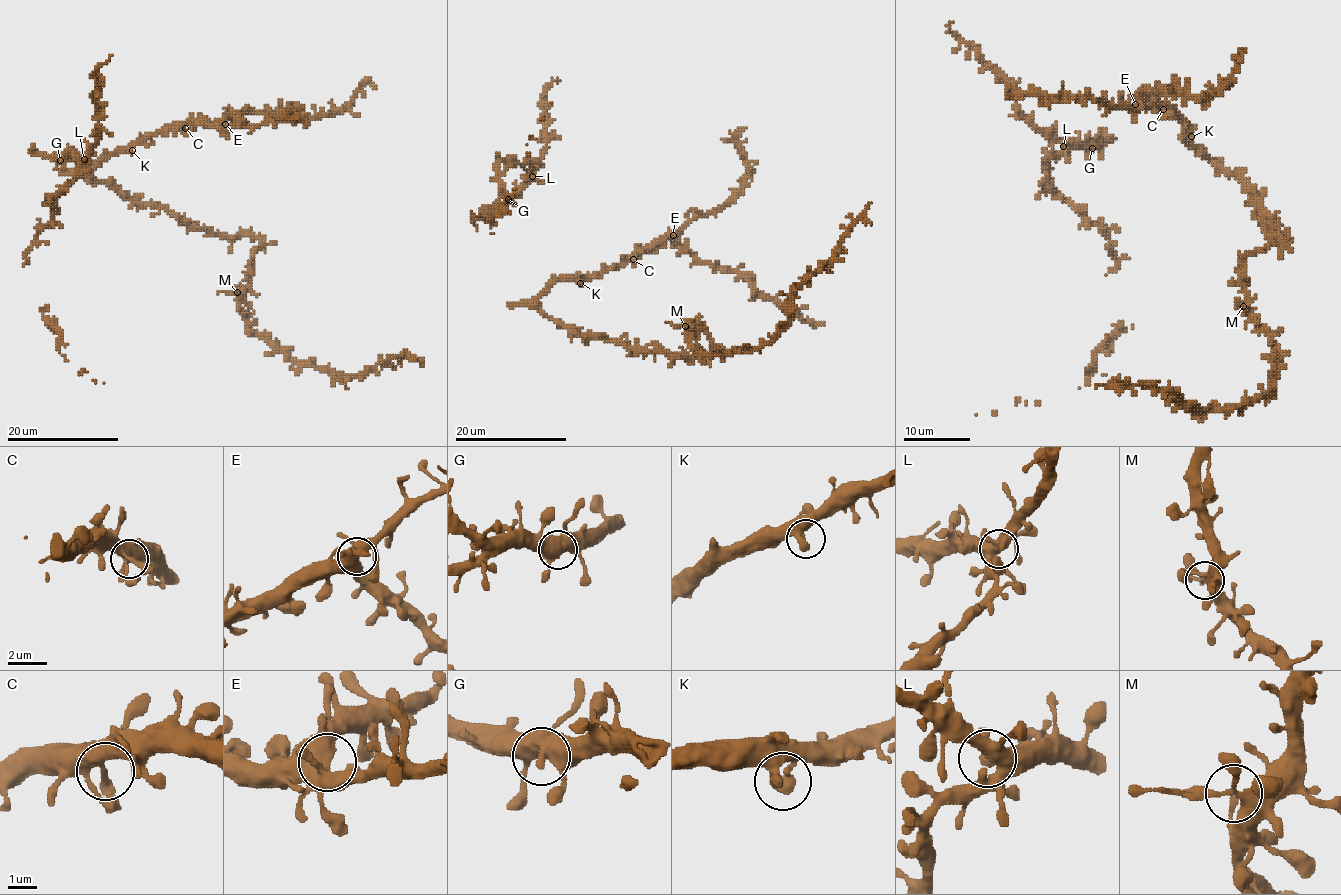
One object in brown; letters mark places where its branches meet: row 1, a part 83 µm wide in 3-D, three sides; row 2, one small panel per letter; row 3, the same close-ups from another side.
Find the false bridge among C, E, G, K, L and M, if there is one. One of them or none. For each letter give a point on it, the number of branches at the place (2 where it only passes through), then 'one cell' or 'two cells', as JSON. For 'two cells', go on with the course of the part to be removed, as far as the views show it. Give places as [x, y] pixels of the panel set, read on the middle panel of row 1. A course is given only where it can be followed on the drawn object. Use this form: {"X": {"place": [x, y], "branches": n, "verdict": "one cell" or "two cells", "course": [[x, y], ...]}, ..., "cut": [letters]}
{"C": {"place": [633, 259], "branches": 4, "verdict": "one cell"}, "E": {"place": [673, 235], "branches": 5, "verdict": "one cell"}, "G": {"place": [508, 199], "branches": 4, "verdict": "one cell"}, "K": {"place": [580, 283], "branches": 2, "verdict": "one cell"}, "L": {"place": [532, 176], "branches": 5, "verdict": "one cell"}, "M": {"place": [685, 326], "branches": 4, "verdict": "two cells", "course": [[684, 326], [665, 321]]}, "cut": ["M"]}

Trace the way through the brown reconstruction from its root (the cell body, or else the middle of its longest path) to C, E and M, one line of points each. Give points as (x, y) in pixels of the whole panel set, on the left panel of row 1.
C: (107, 185), (96, 181), (89, 173), (109, 154), (122, 153), (171, 128), (185, 128)
E: (107, 185), (96, 181), (89, 173), (109, 154), (122, 153), (171, 128), (182, 128), (188, 124), (225, 124)
M: (107, 185), (143, 203), (166, 206), (196, 227), (257, 236), (263, 242), (253, 253), (249, 284), (236, 292)

